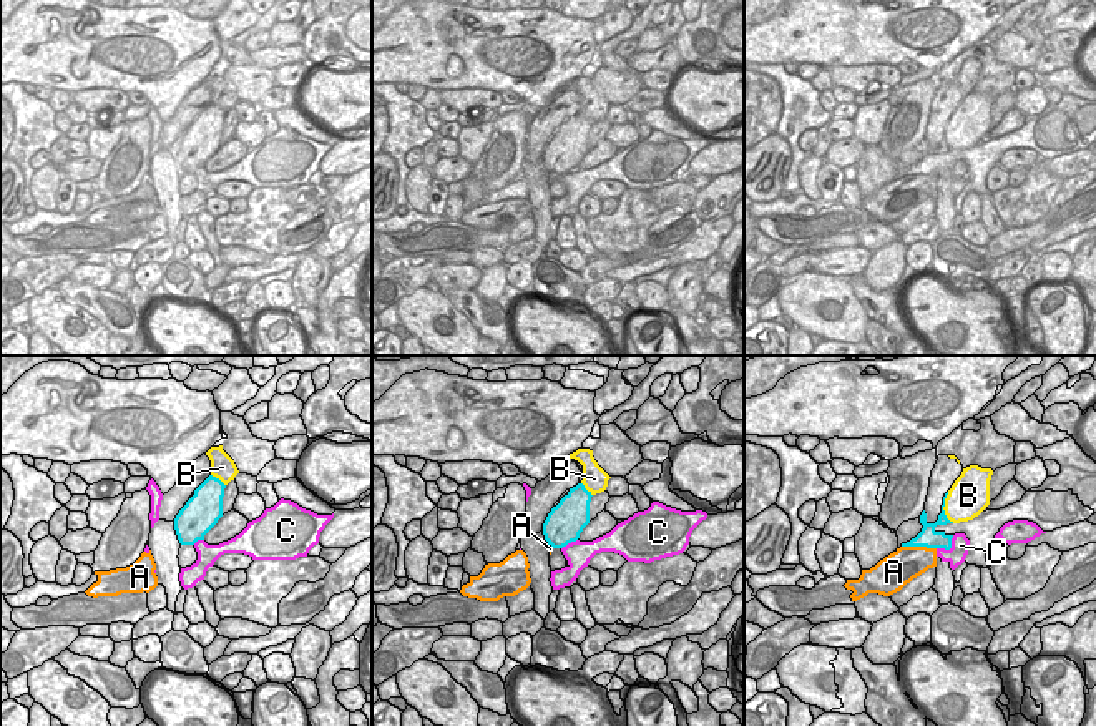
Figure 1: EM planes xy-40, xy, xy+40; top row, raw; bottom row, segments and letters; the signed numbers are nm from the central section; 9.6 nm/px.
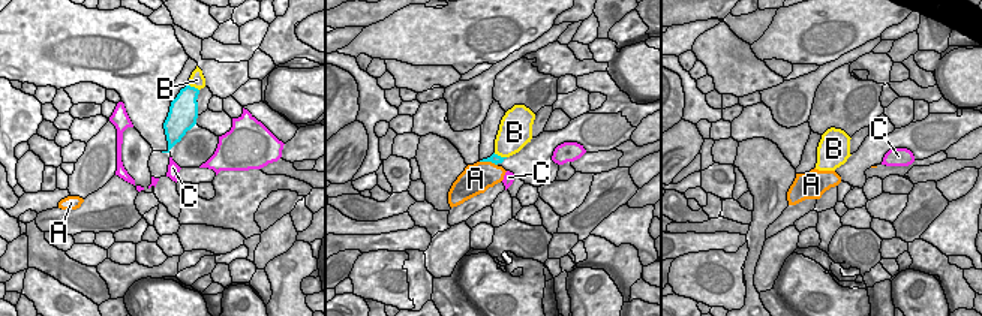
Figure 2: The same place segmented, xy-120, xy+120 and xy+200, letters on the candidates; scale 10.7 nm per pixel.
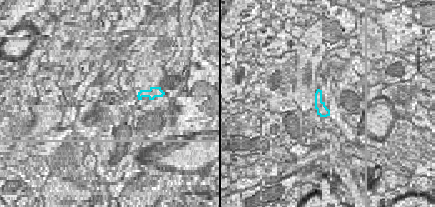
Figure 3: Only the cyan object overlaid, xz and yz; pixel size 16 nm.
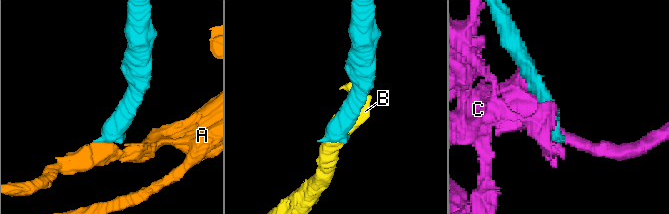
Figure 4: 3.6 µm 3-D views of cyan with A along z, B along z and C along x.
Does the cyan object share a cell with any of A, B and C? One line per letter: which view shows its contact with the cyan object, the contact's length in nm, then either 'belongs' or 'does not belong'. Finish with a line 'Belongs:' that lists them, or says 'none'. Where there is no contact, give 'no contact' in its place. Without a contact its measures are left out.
A: xy+40 | 340 nm | does not belong
B: xy+40 | 320 nm | belongs
C: xy+40 | 220 nm | does not belong
Belongs: B

